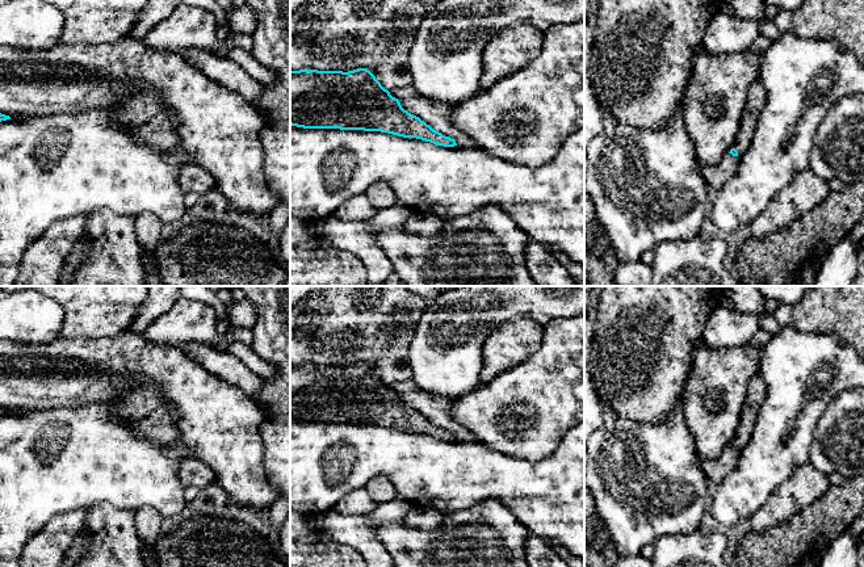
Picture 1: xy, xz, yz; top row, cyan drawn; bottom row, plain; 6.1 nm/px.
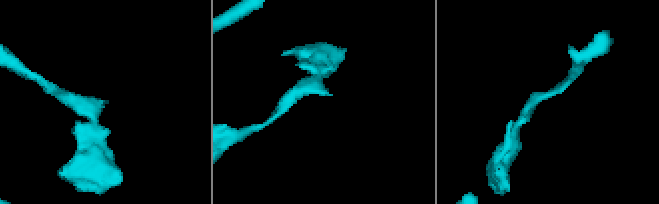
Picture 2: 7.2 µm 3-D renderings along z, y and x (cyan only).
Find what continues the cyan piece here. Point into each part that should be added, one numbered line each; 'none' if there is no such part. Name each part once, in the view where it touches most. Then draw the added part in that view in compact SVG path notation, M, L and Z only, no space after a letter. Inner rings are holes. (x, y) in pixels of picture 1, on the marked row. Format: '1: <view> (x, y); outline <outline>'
1: yz (755, 100); outline M756 79L747 91L743 113L739 119L739 131L733 146L733 148L738 151L738 158L741 158L751 144L766 101L767 93L764 85Z

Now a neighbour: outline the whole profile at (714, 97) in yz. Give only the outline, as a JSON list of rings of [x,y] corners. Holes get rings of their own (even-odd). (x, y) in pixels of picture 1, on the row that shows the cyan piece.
[[[702,42],[695,47],[691,76],[683,96],[683,118],[696,150],[699,165],[716,165],[729,154],[739,131],[748,88],[759,76],[762,56],[750,49],[743,52],[710,54]]]

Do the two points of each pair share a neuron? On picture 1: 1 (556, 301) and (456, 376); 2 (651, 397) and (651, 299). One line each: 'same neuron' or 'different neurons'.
1: same neuron
2: same neuron

